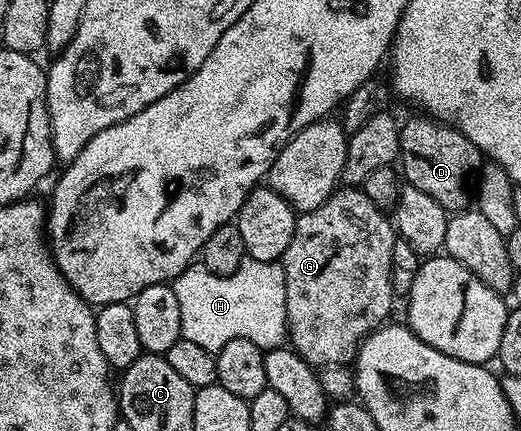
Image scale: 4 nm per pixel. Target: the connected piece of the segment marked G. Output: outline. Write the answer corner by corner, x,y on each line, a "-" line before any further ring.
359,186
340,187
317,210
309,210
296,219
293,242
285,250
281,267
285,274
289,344
308,364
350,365
364,338
390,317
387,315
395,296
391,285
391,255
396,239
392,217
378,208

